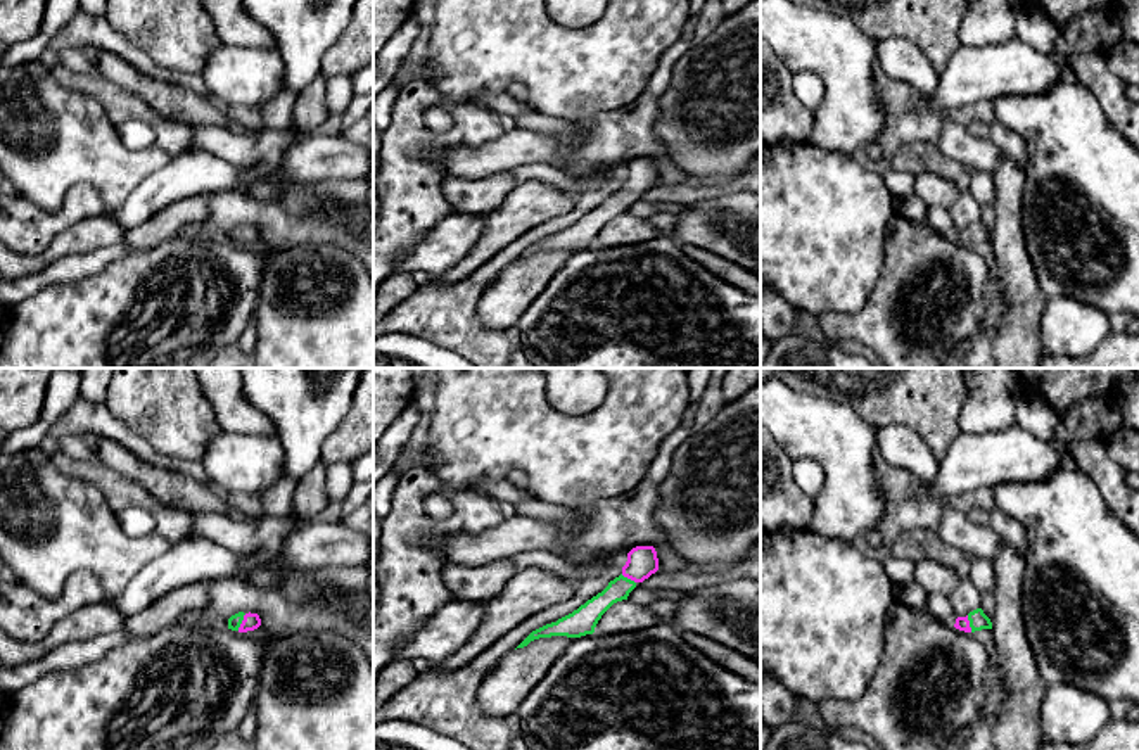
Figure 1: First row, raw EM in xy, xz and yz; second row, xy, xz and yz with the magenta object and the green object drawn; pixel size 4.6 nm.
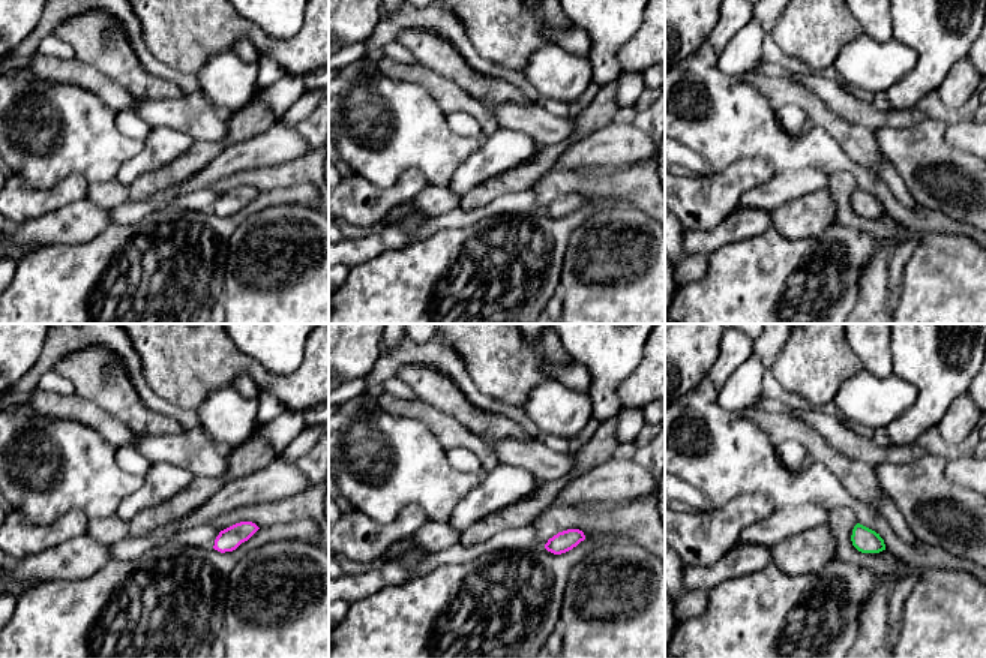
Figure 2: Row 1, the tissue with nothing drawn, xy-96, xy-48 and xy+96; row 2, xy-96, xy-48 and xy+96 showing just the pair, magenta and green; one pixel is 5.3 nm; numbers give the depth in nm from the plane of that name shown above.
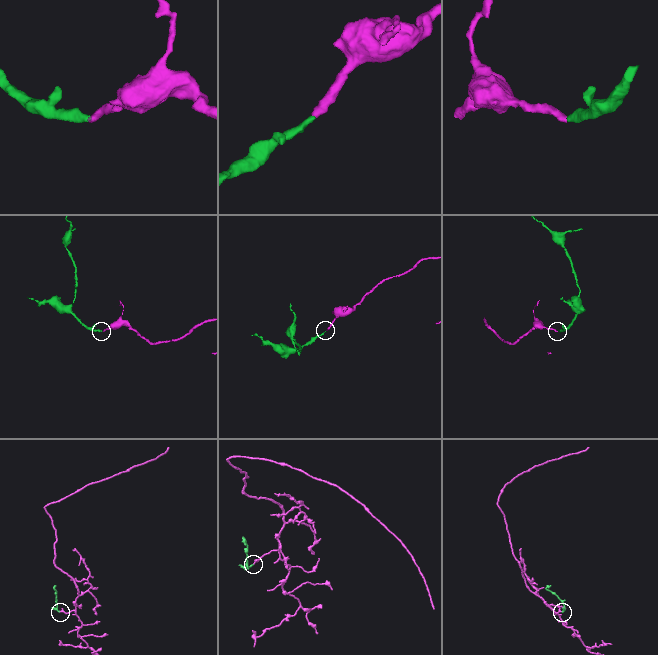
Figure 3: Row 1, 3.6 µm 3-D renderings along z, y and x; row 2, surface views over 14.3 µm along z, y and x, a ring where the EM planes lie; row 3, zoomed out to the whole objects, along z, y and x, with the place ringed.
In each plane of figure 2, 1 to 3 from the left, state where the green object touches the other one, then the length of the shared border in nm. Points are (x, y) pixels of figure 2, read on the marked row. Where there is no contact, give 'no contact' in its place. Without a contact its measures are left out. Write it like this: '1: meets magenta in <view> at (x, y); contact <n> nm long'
1: no contact
2: no contact
3: no contact

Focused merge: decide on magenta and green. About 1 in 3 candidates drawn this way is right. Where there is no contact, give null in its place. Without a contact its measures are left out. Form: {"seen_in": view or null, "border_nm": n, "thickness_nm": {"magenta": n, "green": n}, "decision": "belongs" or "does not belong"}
{"seen_in": "xy", "border_nm": 90, "thickness_nm": {"magenta": 80, "green": 60}, "decision": "belongs"}

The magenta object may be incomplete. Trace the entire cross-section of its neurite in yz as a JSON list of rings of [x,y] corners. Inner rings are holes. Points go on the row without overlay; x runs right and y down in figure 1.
[[[977,221],[966,230],[958,230],[954,240],[964,245],[975,245],[982,242],[992,242],[992,235],[982,221]]]

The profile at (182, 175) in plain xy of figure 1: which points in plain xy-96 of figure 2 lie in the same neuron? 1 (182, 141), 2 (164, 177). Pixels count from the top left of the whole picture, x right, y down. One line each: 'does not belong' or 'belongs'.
1: belongs
2: does not belong

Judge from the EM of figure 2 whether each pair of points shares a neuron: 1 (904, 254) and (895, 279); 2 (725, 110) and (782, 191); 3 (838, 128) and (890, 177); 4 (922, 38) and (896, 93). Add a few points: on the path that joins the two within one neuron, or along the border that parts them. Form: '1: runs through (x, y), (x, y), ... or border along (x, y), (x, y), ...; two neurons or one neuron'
1: runs through (898, 260), (895, 273); one neuron
2: border along (809, 167), (775, 173); two neurons
3: border along (883, 156), (875, 165), (875, 174); two neurons
4: runs through (925, 53), (925, 69), (911, 83); one neuron

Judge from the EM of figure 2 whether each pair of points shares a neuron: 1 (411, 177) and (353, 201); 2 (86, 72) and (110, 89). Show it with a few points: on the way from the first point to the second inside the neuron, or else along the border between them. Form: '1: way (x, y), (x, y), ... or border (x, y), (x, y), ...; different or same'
1: way (396, 192), (393, 195), (368, 195); same
2: way (92, 78), (104, 87); same

